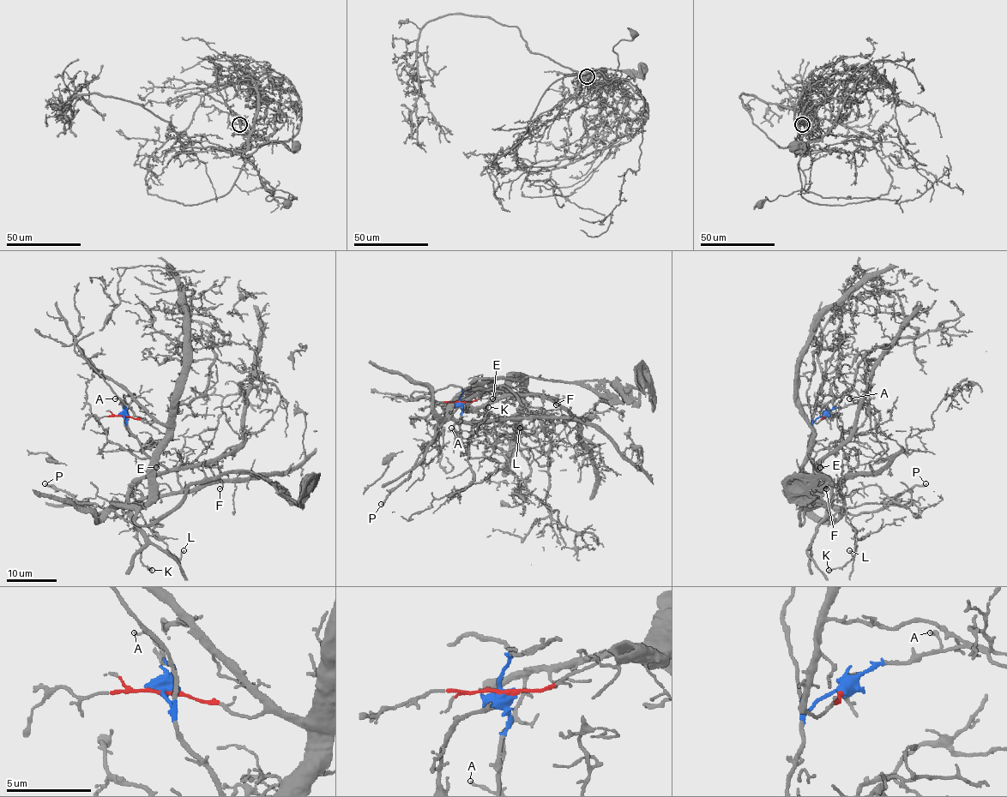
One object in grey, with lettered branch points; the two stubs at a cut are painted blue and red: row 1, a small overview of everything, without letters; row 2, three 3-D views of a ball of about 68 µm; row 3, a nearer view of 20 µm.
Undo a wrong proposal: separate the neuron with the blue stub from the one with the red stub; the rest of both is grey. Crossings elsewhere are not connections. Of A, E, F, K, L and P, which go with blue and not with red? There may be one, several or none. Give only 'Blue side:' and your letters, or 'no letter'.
Blue side: A, E, F, P

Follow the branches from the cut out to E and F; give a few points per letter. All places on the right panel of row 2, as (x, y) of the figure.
E: (823, 415), (813, 422), (811, 437), (808, 444), (811, 461), (817, 463), (820, 468)
F: (823, 415), (813, 422), (811, 437), (808, 442), (809, 458), (816, 469), (819, 464), (825, 489)

